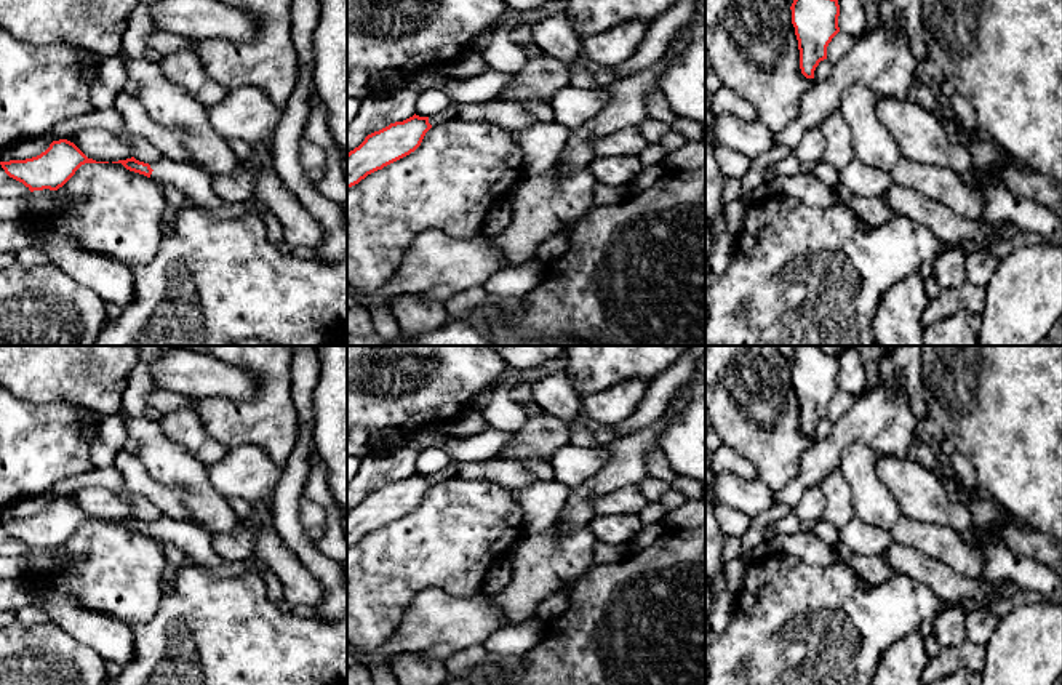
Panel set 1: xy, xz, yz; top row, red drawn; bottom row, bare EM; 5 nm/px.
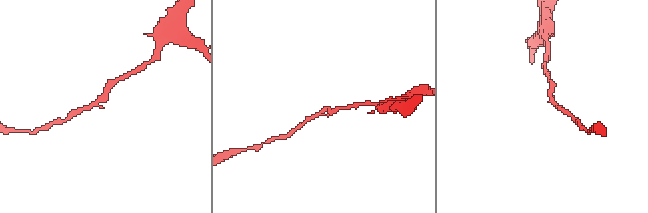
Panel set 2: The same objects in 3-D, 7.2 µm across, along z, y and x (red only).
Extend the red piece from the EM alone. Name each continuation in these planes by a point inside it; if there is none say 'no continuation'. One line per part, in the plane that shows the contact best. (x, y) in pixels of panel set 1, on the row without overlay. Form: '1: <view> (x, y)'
1: xy (195, 543)

